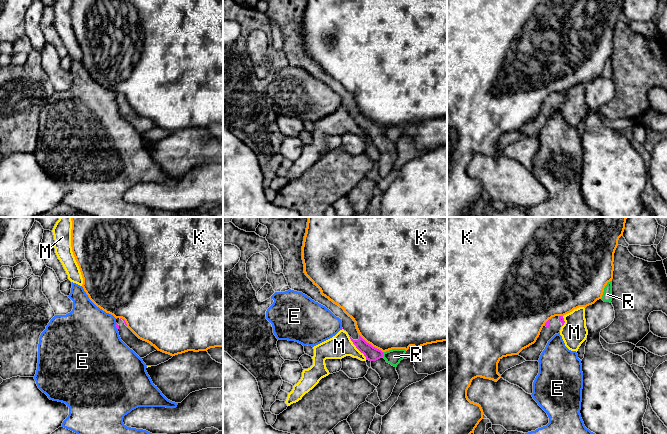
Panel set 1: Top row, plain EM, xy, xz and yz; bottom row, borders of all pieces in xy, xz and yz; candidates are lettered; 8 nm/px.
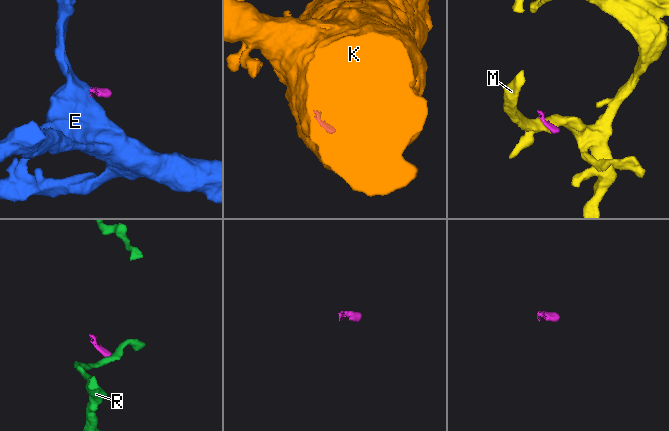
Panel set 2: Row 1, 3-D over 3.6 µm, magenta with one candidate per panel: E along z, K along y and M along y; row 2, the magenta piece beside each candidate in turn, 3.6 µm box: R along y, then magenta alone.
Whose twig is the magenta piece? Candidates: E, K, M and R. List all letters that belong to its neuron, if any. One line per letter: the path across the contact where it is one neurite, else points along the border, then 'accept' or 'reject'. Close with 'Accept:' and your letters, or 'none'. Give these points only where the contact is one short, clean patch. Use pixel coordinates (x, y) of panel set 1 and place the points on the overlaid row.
E: along xy (115, 323), (117, 330) | reject
K: reject
M: along xz (348, 336), (366, 359) | reject
R: along xz (382, 352), (383, 356) | reject
Accept: none

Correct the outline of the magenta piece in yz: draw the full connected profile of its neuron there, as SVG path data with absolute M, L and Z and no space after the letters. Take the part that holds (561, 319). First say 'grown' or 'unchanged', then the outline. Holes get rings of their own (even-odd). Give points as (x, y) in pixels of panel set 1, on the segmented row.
grown; M555 316L549 319L543 326L536 342L523 349L518 355L523 357L526 361L538 361L548 341L555 334L560 333L561 327L564 323L563 316Z

